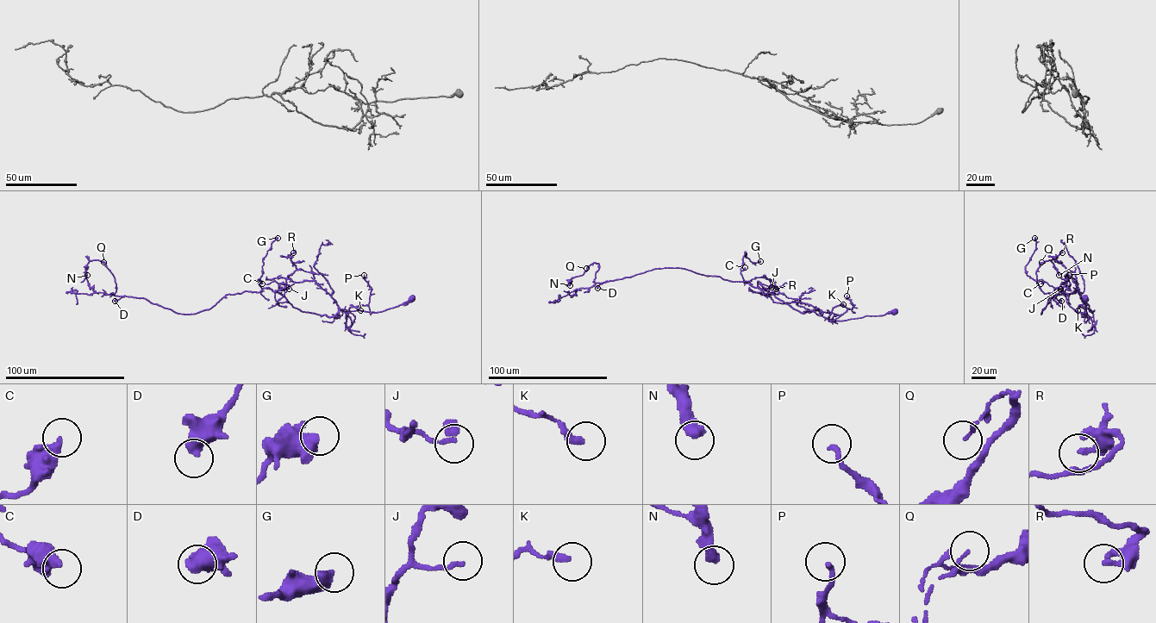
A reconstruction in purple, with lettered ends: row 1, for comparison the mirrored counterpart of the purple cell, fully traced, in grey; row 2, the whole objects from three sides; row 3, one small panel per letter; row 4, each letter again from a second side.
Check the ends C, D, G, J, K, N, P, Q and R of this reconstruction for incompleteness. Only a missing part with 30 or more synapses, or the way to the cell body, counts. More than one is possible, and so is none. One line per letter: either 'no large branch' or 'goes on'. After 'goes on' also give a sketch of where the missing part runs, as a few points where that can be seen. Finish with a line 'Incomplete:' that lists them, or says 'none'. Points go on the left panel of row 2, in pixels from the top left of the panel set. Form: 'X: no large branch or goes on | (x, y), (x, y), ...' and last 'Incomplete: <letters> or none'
C: no large branch
D: no large branch
G: no large branch
J: no large branch
K: no large branch
N: no large branch
P: no large branch
Q: no large branch
R: no large branch
Incomplete: none

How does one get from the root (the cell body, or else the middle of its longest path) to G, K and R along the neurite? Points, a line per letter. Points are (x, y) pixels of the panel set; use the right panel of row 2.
G: (1086, 297), (1094, 310), (1086, 308), (1082, 317), (1066, 293), (1027, 275), (1034, 238)
K: (1086, 297), (1084, 301), (1089, 311), (1094, 310), (1080, 307), (1077, 310)
R: (1086, 297), (1094, 310), (1086, 308), (1082, 317), (1061, 290), (1067, 271), (1054, 257), (1062, 252)

